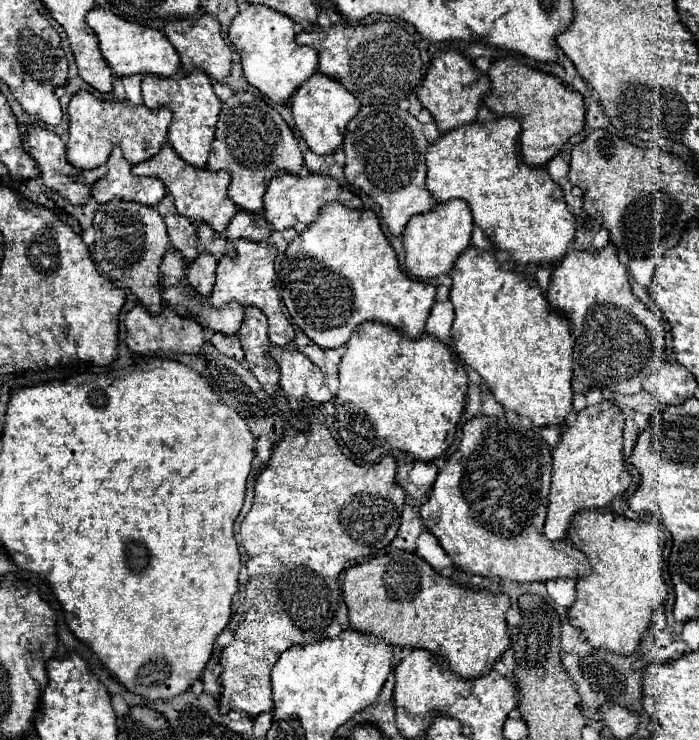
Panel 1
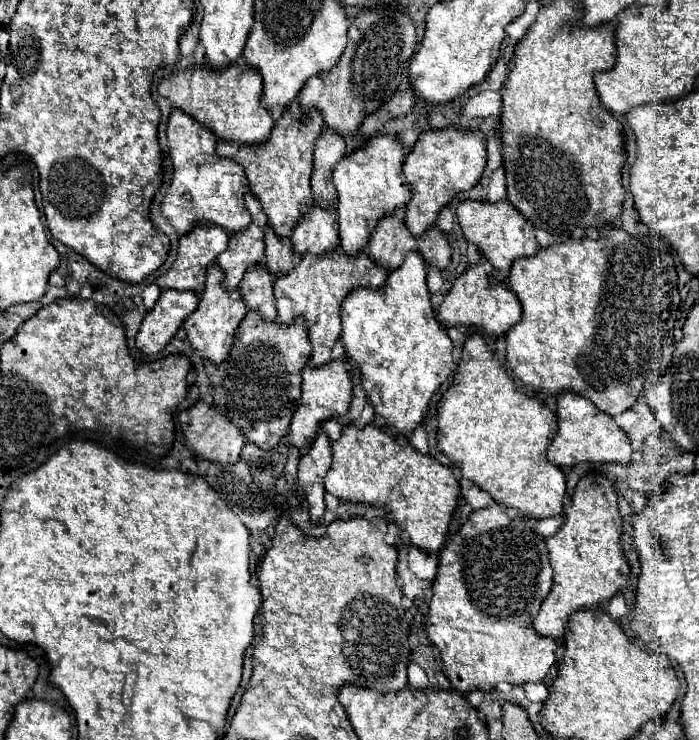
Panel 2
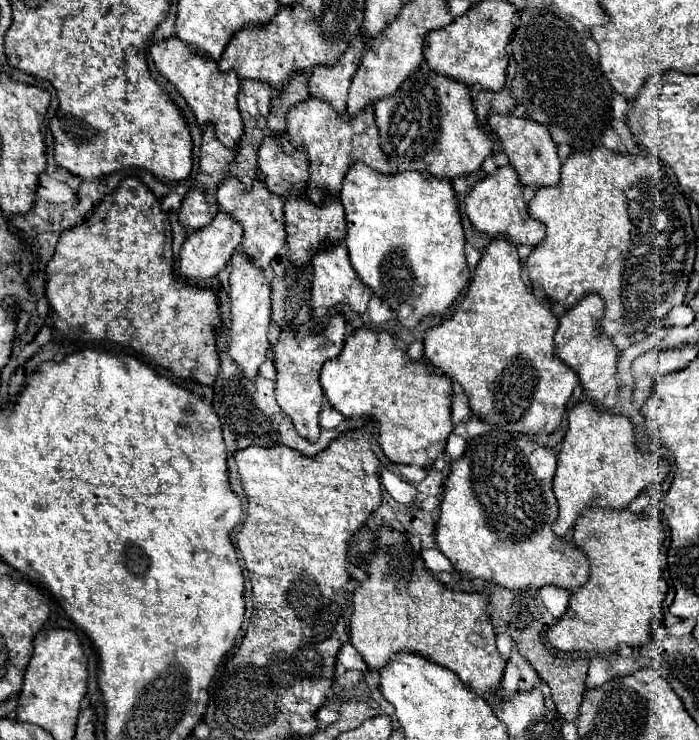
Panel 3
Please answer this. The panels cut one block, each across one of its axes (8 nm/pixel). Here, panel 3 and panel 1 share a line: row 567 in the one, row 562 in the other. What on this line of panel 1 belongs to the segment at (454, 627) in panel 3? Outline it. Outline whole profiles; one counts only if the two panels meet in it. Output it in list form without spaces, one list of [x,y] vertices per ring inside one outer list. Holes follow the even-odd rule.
[[[394,550],[366,564],[348,568],[342,594],[352,630],[374,634],[390,646],[430,650],[444,658],[450,670],[464,680],[490,674],[494,662],[510,648],[506,628],[510,598],[488,590],[472,592],[460,588],[434,572],[414,552]]]

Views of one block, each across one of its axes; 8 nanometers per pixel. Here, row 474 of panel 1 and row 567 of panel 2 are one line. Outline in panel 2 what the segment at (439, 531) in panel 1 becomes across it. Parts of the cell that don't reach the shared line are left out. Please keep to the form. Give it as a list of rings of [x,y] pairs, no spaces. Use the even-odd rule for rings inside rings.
[[[498,504],[474,510],[460,526],[454,538],[440,552],[438,574],[432,582],[432,598],[428,602],[426,632],[428,640],[440,650],[444,674],[450,678],[454,690],[470,692],[474,688],[494,690],[496,684],[526,684],[546,678],[550,666],[556,662],[556,642],[550,636],[538,636],[532,620],[538,614],[542,600],[552,586],[552,568],[548,562],[546,540],[538,536],[530,520],[510,520],[506,510]]]

